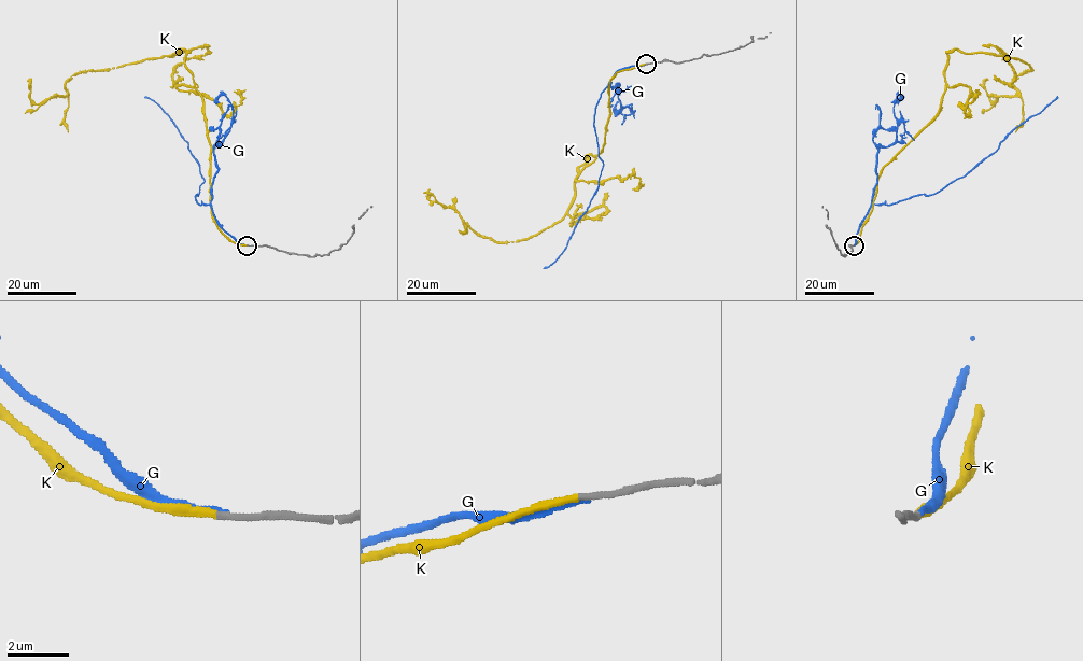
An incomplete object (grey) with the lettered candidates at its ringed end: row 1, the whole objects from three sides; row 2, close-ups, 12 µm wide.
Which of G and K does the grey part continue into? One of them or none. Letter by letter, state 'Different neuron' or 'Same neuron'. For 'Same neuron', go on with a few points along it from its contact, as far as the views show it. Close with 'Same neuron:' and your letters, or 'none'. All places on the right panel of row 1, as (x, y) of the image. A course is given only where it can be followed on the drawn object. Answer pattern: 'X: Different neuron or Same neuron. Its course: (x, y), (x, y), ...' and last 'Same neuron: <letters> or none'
G: Different neuron
K: Same neuron. Its course: (854, 245), (880, 171), (939, 110), (948, 52), (1031, 67), (1014, 95), (992, 103), (988, 80)
Same neuron: K

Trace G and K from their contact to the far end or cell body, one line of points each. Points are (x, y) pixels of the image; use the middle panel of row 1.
G: (646, 64), (621, 68), (598, 102), (595, 132), (603, 163), (598, 190), (565, 249), (543, 268)
K: (645, 64), (610, 79), (603, 149), (584, 157), (560, 220), (526, 238), (494, 242), (426, 198)

